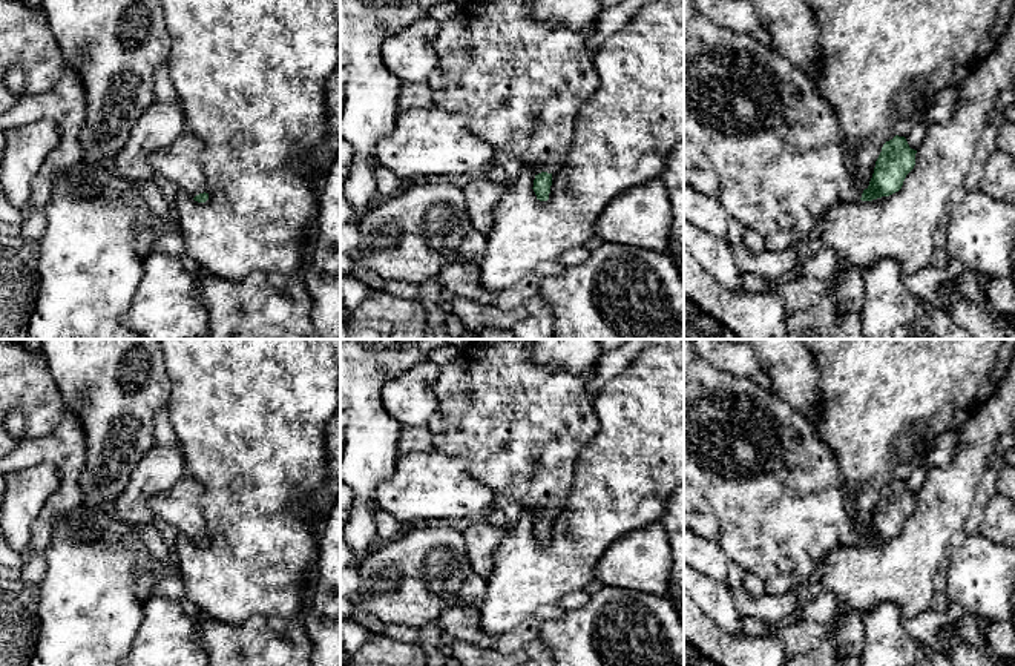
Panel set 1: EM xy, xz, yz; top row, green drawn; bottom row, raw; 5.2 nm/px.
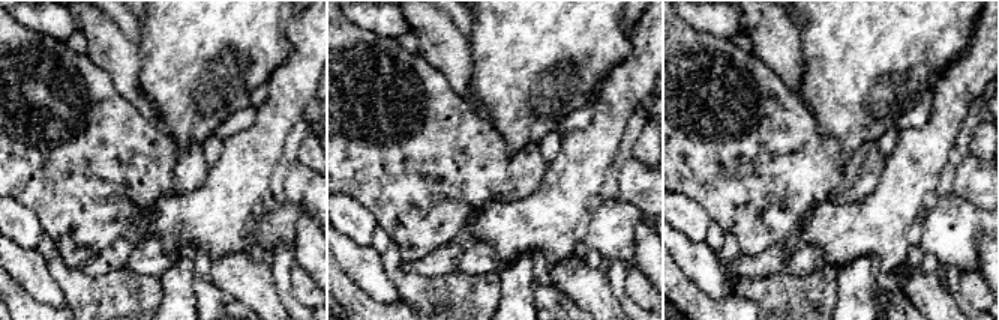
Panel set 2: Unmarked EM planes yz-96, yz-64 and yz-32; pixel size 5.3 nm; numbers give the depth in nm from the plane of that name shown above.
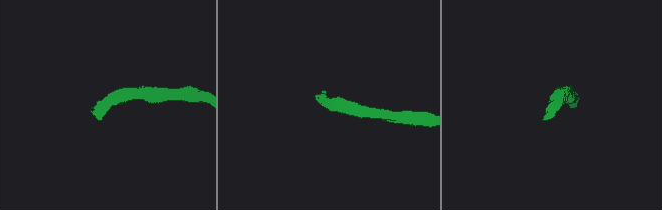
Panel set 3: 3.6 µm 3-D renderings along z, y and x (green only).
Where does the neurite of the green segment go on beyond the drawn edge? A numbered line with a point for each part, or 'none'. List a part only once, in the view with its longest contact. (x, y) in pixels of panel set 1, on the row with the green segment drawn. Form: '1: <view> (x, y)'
1: xz (518, 83)

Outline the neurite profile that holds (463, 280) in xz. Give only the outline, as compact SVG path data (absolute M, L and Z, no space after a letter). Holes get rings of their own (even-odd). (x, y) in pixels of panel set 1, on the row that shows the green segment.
M475 261L454 262L439 273L443 290L477 304L494 305L497 295L481 284L481 269Z

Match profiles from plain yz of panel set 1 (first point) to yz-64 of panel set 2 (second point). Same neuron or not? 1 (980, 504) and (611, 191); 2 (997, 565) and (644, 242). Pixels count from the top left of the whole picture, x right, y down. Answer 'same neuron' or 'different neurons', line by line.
1: same neuron
2: different neurons

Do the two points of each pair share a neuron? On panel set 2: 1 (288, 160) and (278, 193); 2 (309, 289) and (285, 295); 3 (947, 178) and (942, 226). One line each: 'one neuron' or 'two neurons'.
1: one neuron
2: two neurons
3: two neurons

